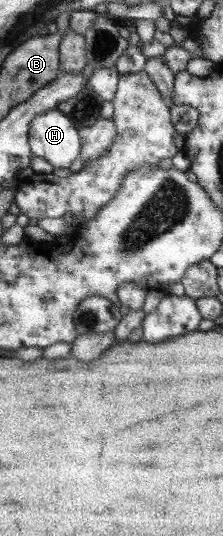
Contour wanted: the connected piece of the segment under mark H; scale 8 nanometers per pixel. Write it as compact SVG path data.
M58 109L37 115L28 133L33 153L53 167L68 169L82 155L78 128Z

